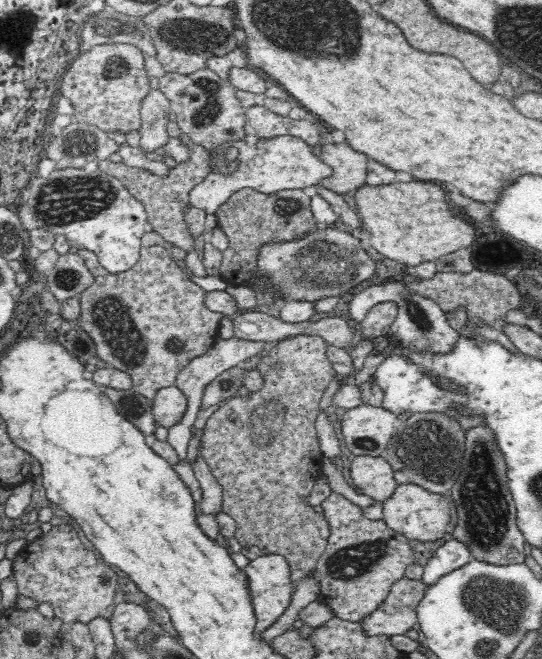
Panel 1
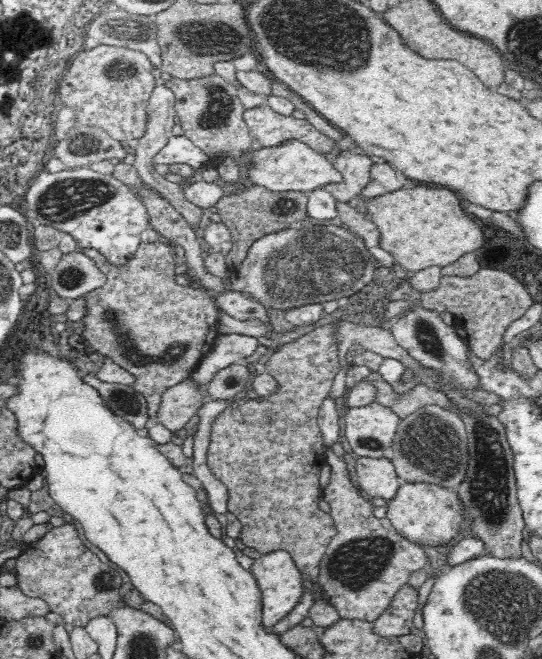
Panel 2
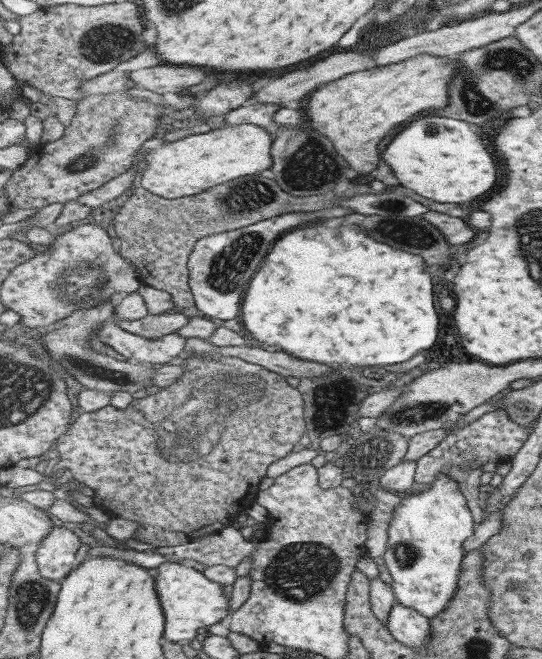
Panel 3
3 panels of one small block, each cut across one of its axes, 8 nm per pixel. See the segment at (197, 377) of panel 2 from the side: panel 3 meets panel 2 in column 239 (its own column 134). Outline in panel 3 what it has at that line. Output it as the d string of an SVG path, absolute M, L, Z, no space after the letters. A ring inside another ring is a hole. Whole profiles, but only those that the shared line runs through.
M107 320L99 325L97 338L125 358L134 358L151 364L168 365L185 350L187 338L181 334L169 333L148 339L123 330L115 320Z

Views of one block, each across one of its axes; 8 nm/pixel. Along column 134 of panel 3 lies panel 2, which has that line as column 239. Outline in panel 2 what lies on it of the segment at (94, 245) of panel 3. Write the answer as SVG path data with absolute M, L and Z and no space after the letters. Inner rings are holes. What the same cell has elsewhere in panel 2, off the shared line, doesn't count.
M302 222L297 228L273 230L264 234L247 250L247 256L235 268L228 269L225 256L209 250L204 259L212 275L228 279L236 293L245 293L268 308L290 310L298 306L332 302L360 292L373 279L376 260L369 254L365 240L350 229L334 224Z

